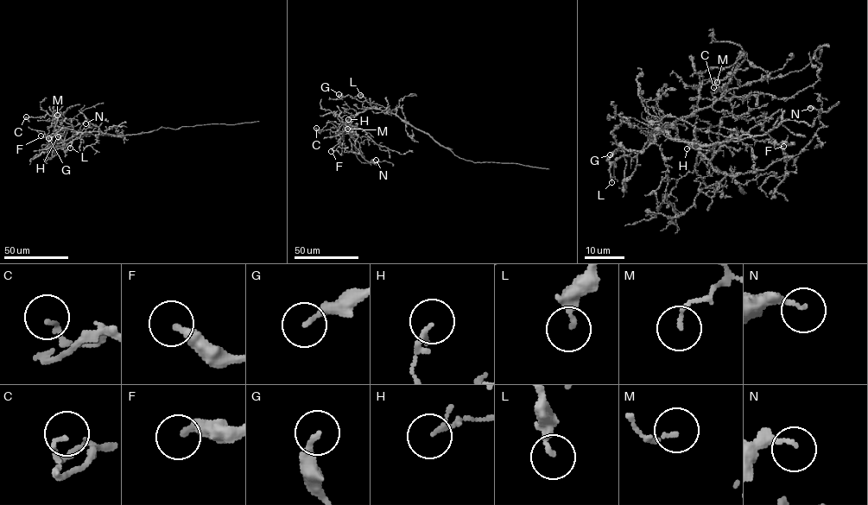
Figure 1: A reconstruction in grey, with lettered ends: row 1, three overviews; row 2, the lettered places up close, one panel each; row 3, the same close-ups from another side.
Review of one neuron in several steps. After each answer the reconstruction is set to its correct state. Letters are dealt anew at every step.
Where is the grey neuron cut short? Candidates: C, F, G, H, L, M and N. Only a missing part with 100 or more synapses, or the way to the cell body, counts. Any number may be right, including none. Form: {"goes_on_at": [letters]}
{"goes_on_at": []}

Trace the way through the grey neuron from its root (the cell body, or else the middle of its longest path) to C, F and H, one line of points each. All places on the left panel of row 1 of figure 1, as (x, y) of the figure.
C: (117, 135), (62, 129), (48, 114), (26, 116)
F: (117, 135), (100, 131), (76, 132), (55, 123), (48, 127), (49, 132), (45, 137), (41, 135)
H: (117, 135), (66, 129), (58, 136)

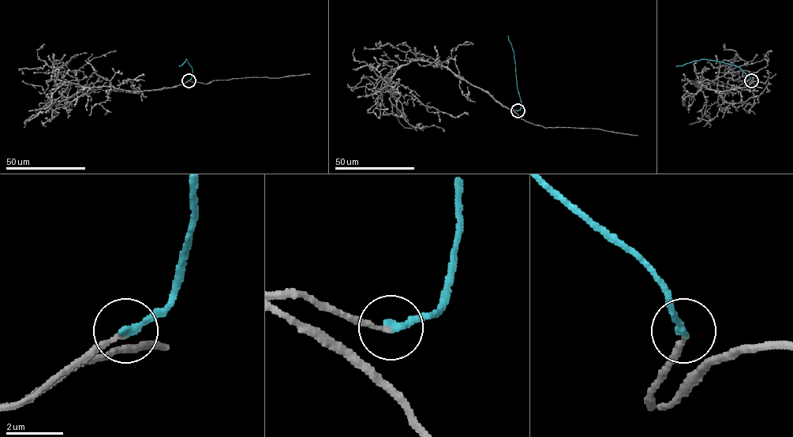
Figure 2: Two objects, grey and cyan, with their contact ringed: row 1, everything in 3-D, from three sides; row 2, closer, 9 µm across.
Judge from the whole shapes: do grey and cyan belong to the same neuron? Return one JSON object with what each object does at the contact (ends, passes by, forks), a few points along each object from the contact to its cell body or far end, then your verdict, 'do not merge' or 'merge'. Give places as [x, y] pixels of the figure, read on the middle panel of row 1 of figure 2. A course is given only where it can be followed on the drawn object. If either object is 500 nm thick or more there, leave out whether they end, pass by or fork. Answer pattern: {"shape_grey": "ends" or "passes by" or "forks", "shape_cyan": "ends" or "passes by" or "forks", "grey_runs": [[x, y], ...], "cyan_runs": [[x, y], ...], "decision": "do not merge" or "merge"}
{"shape_grey": "ends", "shape_cyan": "ends", "grey_runs": [[518, 110], [440, 65], [413, 60], [394, 68], [385, 90], [401, 102], [408, 122], [444, 132]], "cyan_runs": [[518, 110], [520, 110], [521, 99], [517, 87], [514, 53], [507, 35]], "decision": "merge"}

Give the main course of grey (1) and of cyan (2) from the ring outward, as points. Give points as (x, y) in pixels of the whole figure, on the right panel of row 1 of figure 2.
1: (751, 80), (746, 87), (723, 91), (701, 87), (728, 72), (757, 72), (768, 65), (766, 54), (772, 50)
2: (751, 80), (738, 67), (719, 61), (701, 58), (676, 66)

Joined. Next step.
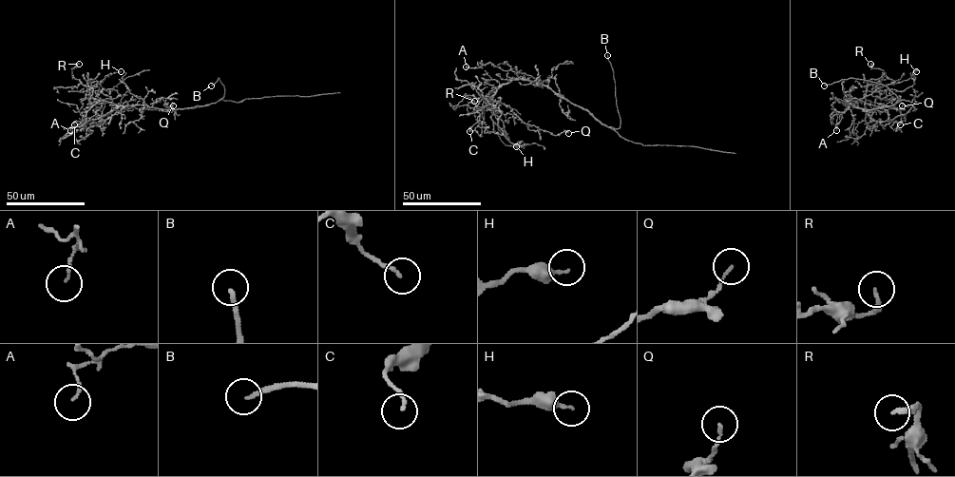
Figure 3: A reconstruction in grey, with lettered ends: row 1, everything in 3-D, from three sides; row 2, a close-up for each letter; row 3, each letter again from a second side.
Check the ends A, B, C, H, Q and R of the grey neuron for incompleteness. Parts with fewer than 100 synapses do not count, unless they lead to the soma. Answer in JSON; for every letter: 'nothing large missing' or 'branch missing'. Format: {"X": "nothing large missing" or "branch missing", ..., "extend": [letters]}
{"A": "nothing large missing", "B": "branch missing", "C": "nothing large missing", "H": "nothing large missing", "Q": "nothing large missing", "R": "nothing large missing", "extend": ["B"]}

